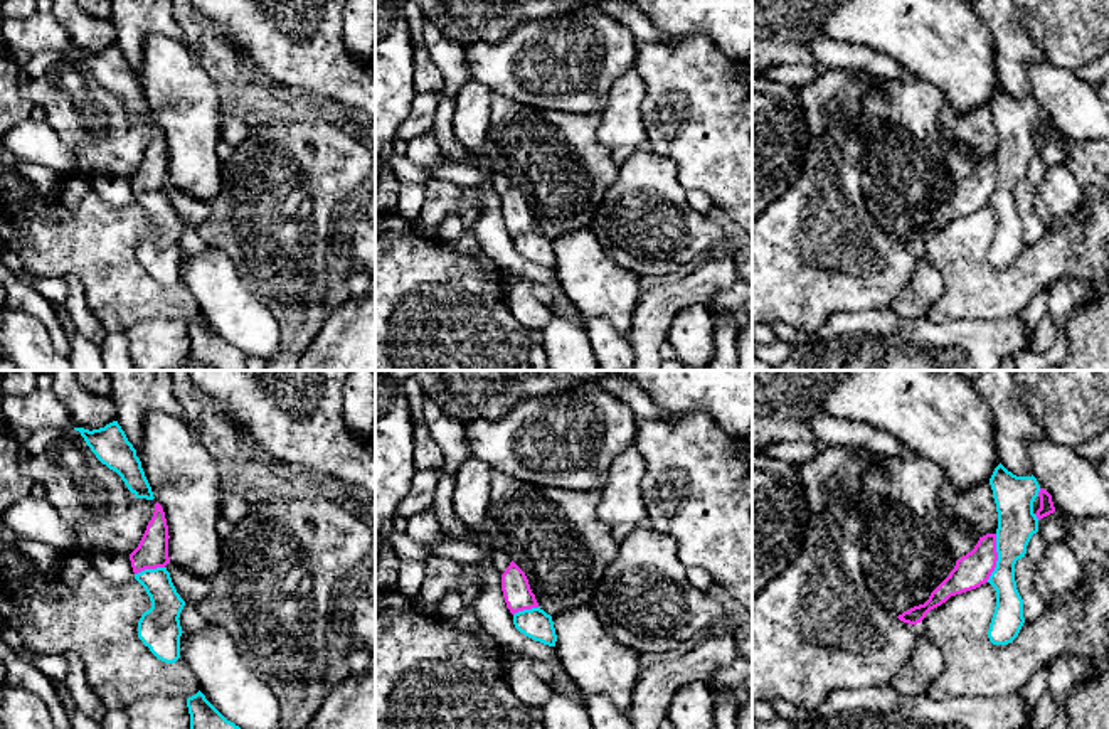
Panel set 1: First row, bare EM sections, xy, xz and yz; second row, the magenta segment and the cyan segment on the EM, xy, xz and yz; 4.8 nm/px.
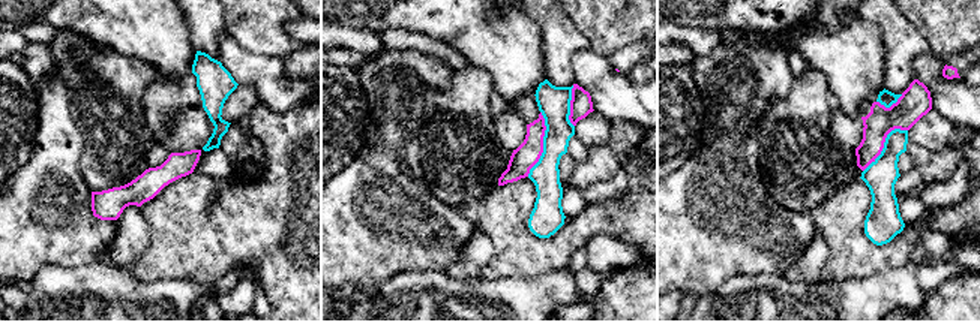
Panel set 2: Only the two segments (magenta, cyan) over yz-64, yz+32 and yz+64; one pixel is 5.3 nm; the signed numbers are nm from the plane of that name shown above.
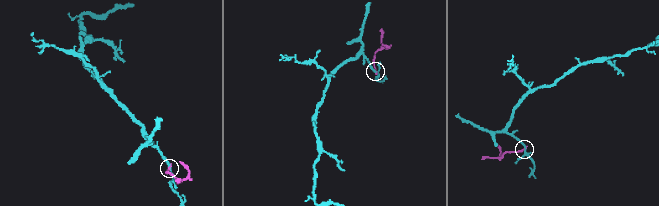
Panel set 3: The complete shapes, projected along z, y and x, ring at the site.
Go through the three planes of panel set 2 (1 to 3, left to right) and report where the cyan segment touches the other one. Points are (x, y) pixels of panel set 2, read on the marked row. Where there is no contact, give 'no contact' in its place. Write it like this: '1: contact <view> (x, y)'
1: no contact
2: contact yz+32 (542, 144)
3: contact yz+64 (883, 144)

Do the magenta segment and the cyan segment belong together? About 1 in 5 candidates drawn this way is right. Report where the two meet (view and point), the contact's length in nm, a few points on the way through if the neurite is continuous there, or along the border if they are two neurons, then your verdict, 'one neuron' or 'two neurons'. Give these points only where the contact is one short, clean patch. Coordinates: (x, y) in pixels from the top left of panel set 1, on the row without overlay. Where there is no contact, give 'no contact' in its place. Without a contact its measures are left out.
contact yz (997, 180); length 240 nm; two neurons

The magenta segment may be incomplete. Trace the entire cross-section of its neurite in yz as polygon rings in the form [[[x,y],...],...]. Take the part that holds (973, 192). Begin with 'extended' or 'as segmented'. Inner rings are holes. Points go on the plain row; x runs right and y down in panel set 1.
as segmented; [[[996,157],[979,160],[971,175],[956,184],[949,199],[931,216],[924,227],[904,234],[897,241],[909,247],[921,246],[926,237],[946,226],[951,219],[971,214],[988,205],[996,190]]]

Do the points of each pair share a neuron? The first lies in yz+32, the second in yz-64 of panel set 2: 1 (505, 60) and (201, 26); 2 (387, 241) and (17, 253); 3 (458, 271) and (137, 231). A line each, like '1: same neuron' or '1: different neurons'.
1: different neurons
2: same neuron
3: same neuron

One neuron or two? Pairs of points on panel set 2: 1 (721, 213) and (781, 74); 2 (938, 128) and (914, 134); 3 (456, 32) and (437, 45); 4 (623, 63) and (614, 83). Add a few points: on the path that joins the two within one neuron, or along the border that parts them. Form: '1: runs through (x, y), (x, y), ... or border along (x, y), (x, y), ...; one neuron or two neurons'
1: runs through (722, 178), (731, 123), (746, 108); one neuron
2: runs through (932, 131), (920, 134); one neuron
3: border along (408, 32), (423, 32), (444, 41), (470, 63); two neurons
4: border along (620, 71), (626, 75); two neurons

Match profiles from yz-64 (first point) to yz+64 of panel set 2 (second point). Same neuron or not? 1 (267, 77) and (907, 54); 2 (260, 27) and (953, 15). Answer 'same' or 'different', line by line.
1: different
2: same

